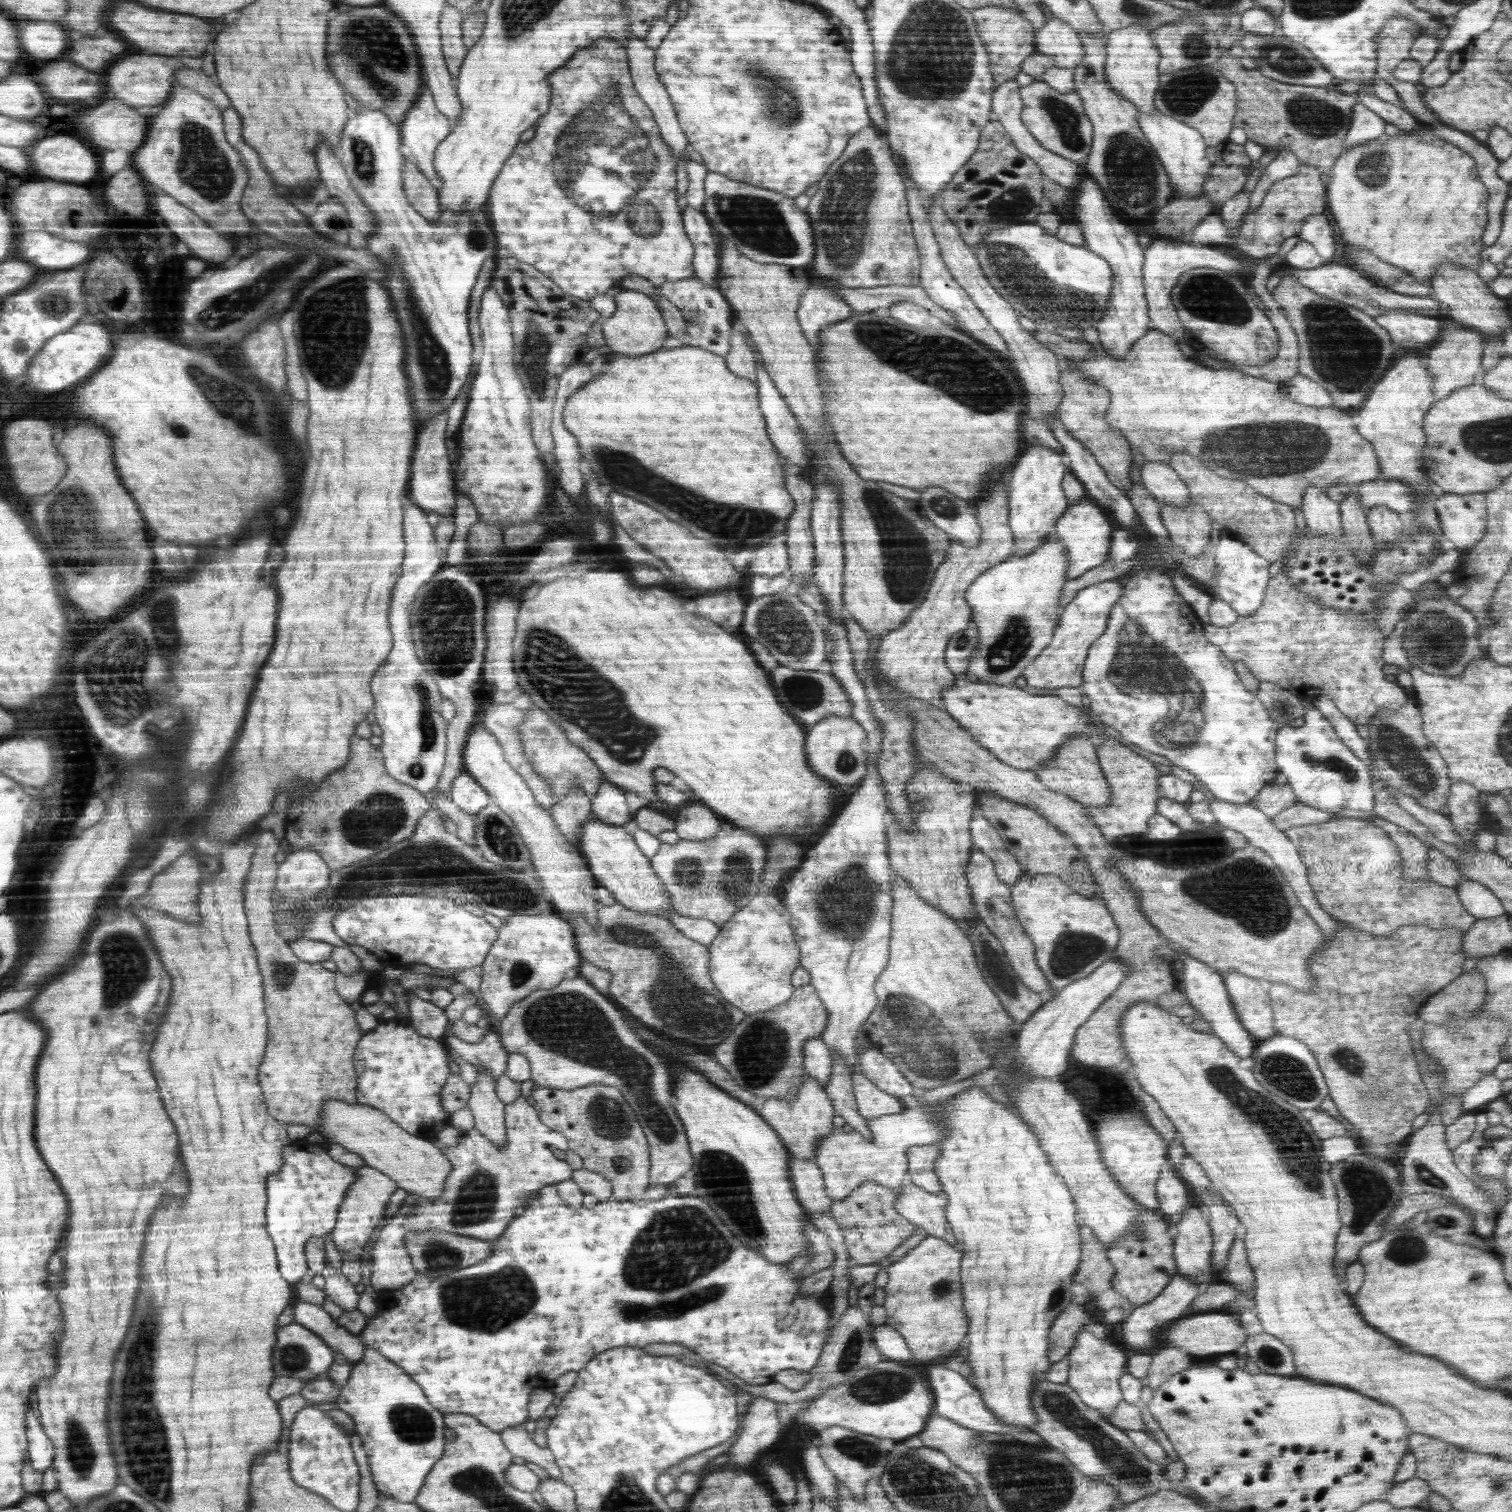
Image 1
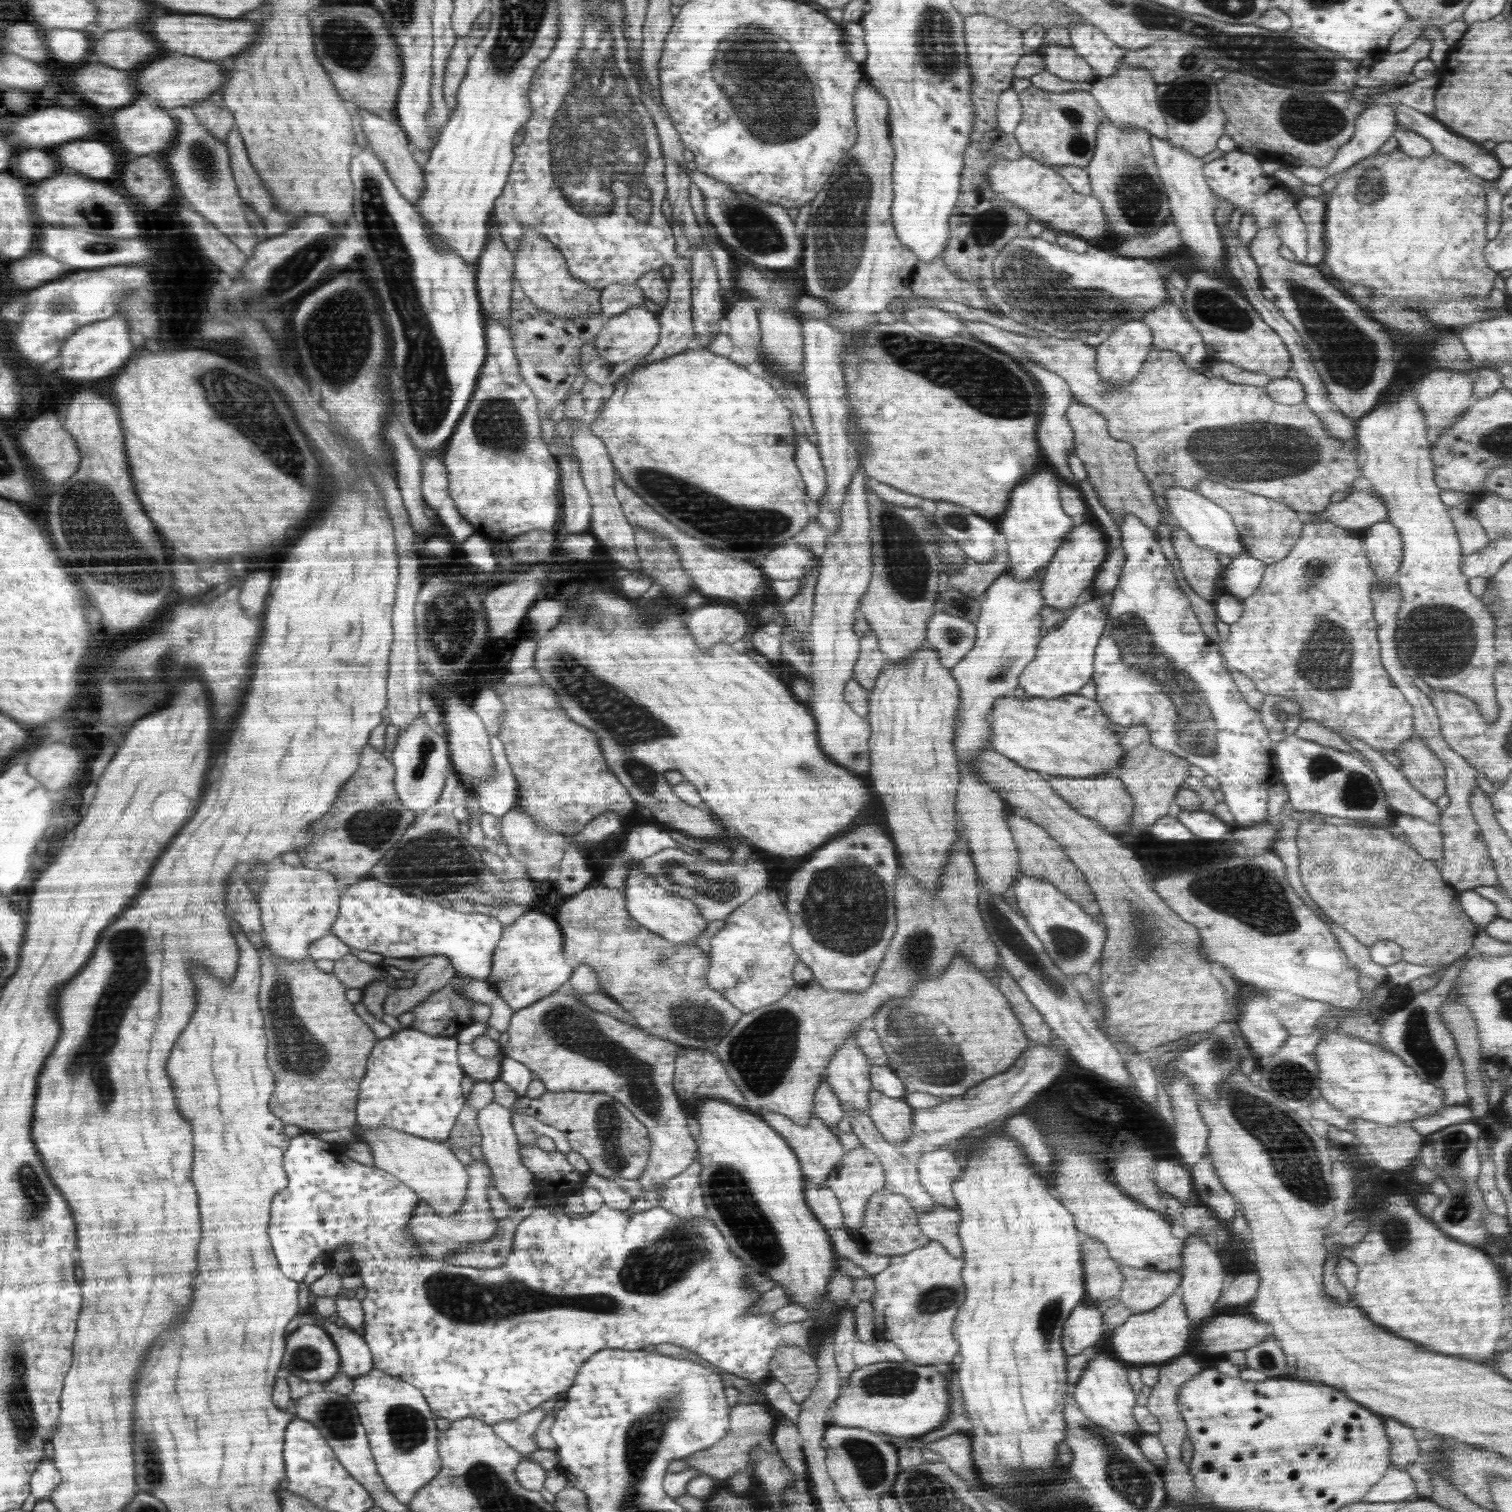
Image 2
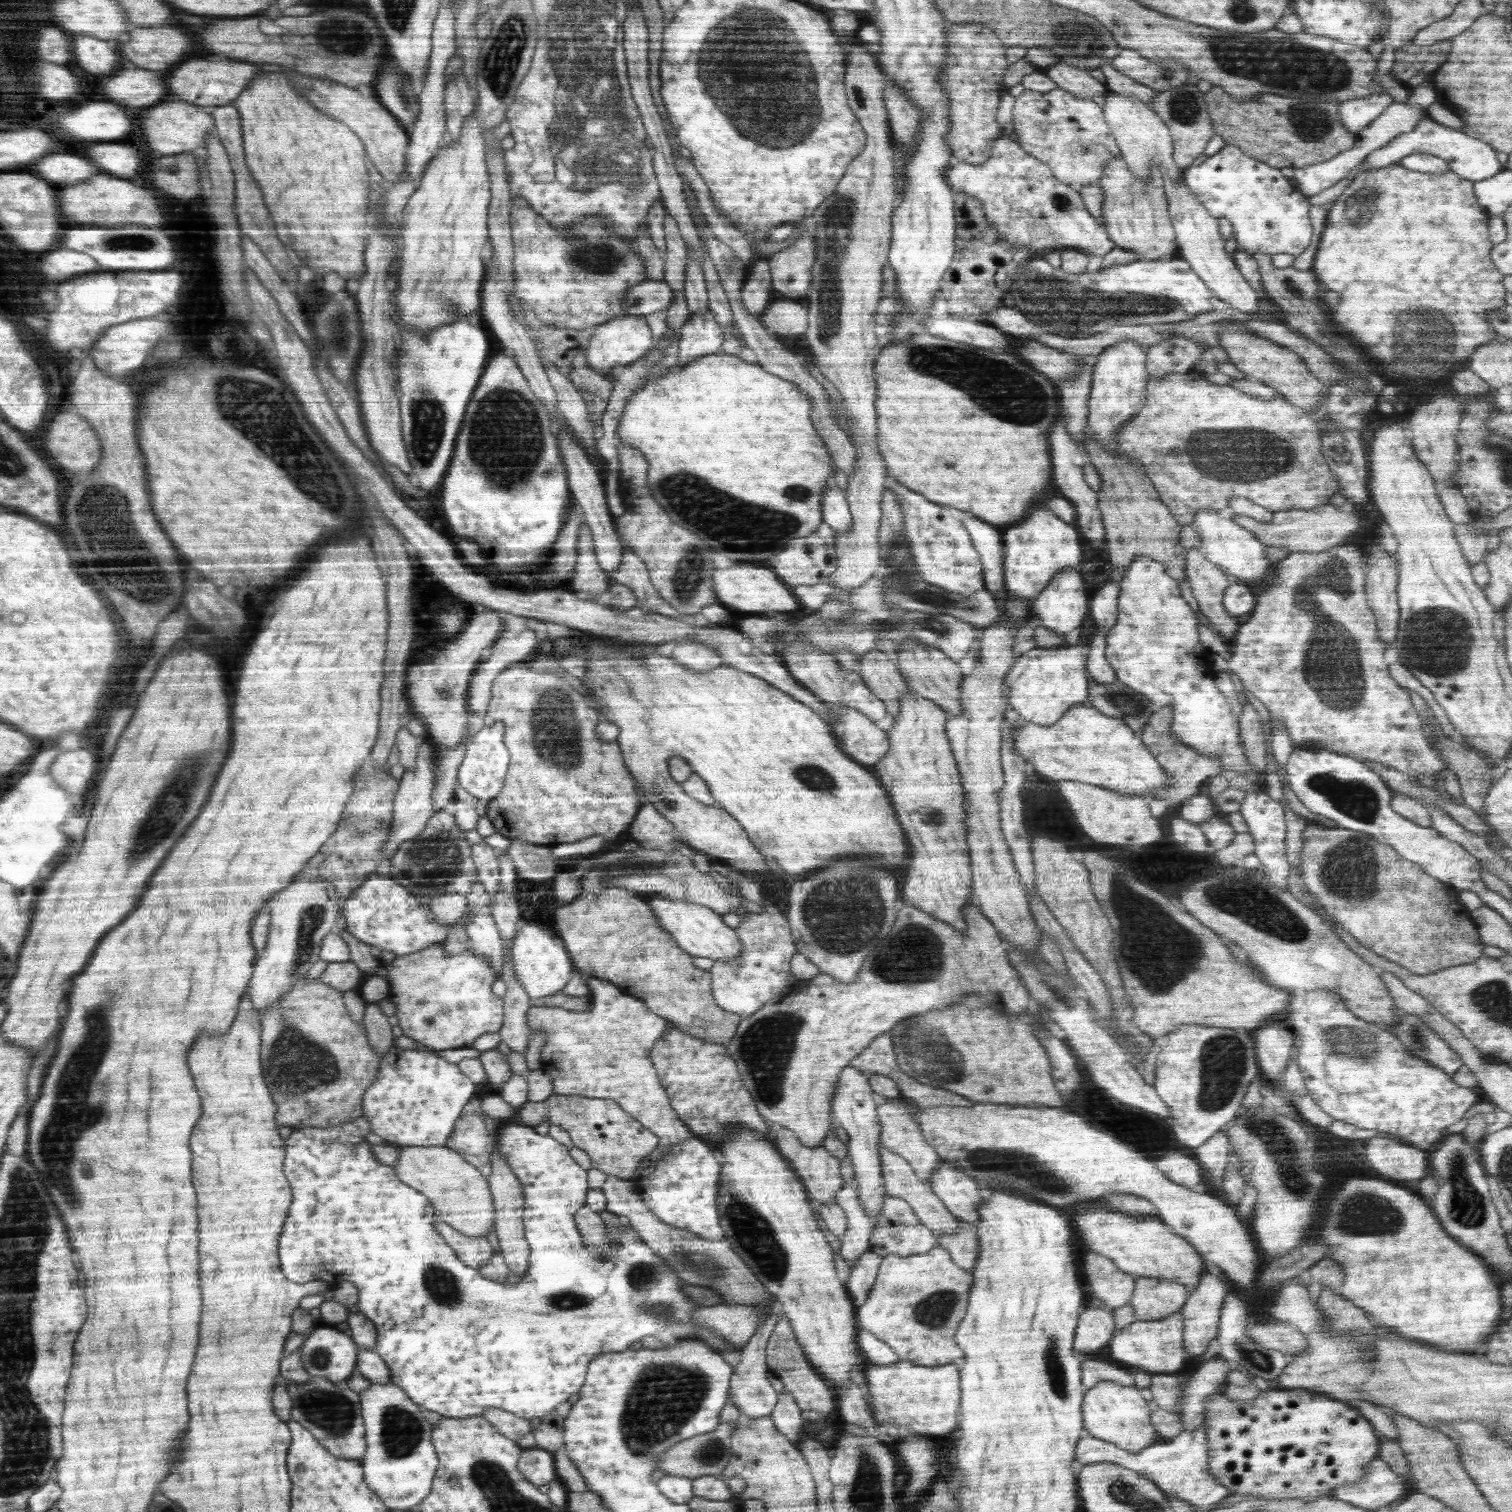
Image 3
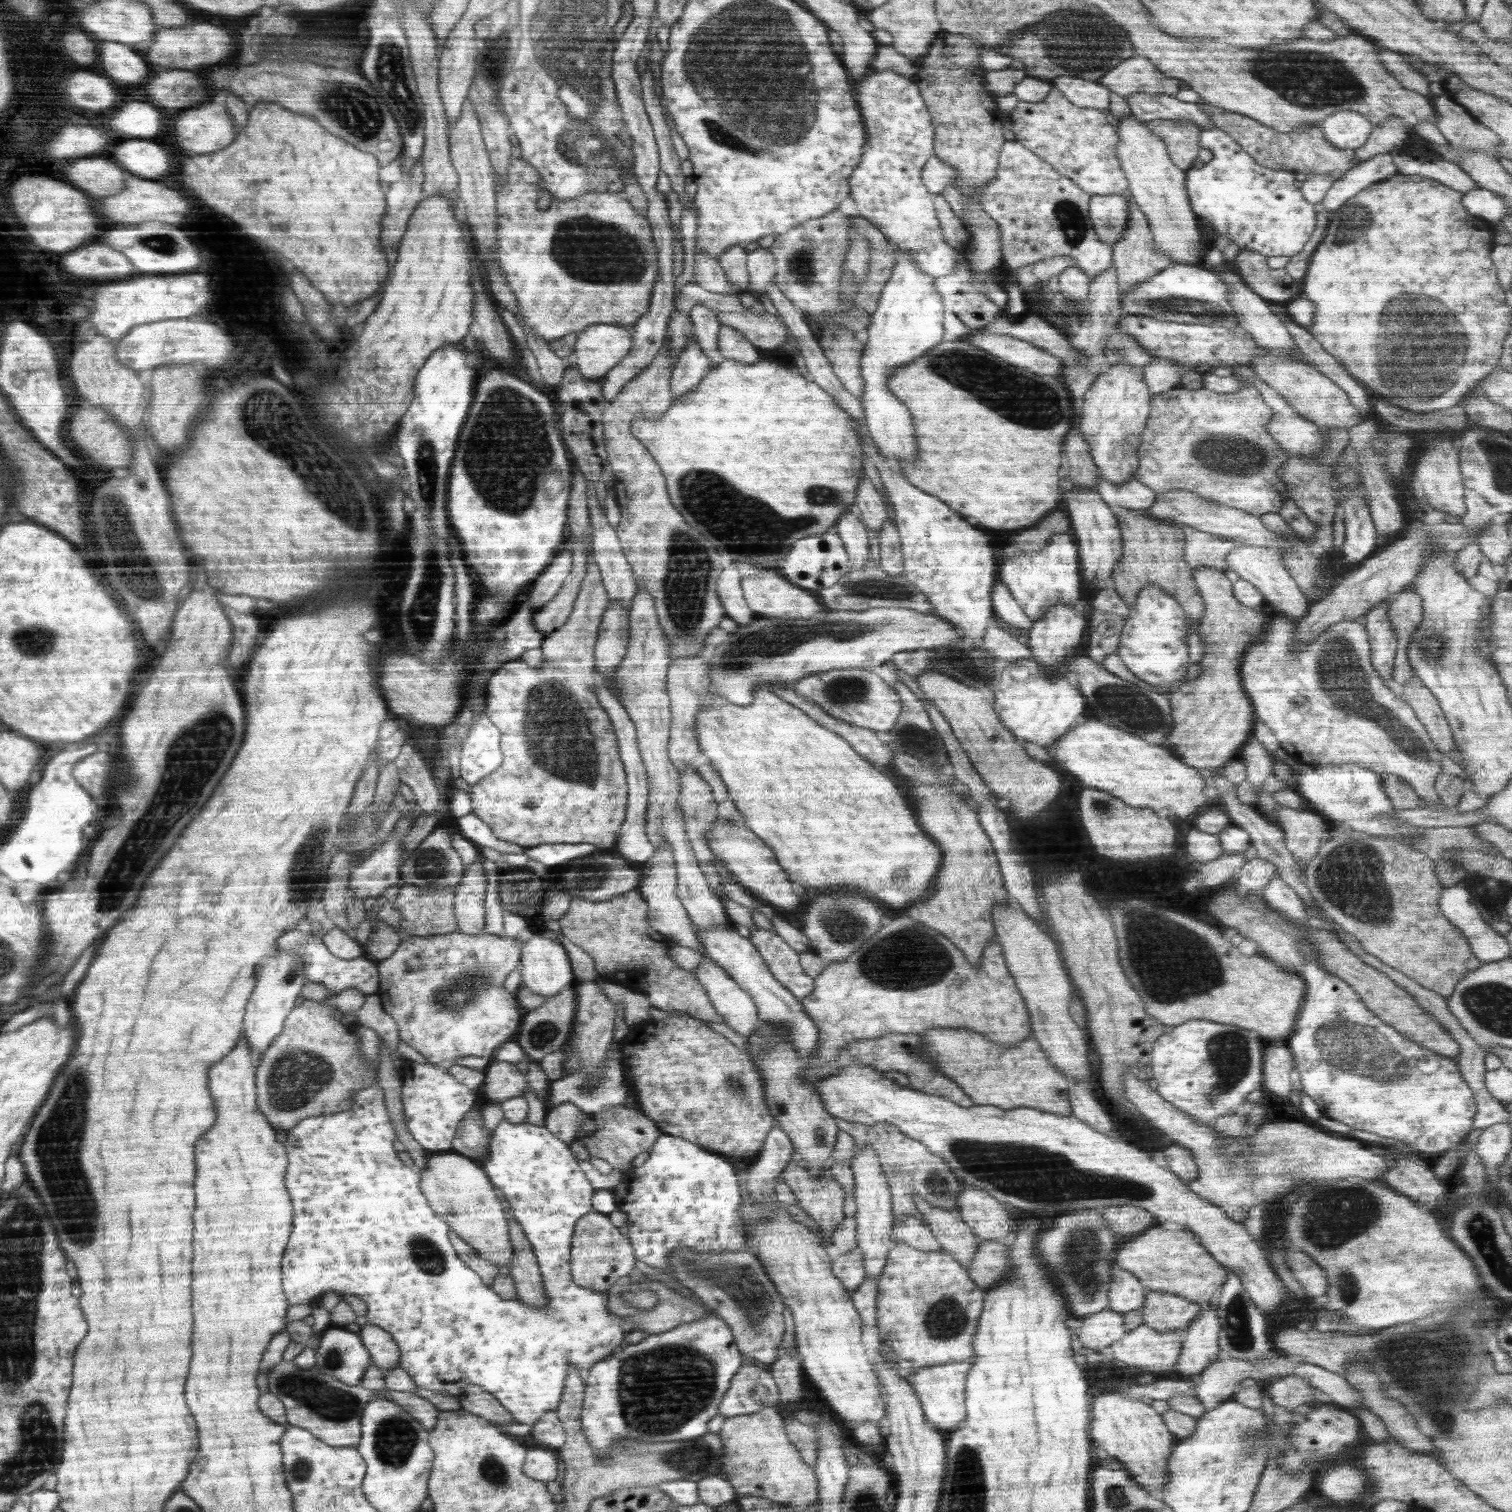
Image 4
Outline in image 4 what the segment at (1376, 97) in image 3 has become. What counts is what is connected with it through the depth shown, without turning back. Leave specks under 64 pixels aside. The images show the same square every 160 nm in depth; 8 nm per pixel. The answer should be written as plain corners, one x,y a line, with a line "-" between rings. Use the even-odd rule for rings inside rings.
1336,112
1321,122
1324,138
1337,149
1360,148
1370,136
1373,124
1358,112

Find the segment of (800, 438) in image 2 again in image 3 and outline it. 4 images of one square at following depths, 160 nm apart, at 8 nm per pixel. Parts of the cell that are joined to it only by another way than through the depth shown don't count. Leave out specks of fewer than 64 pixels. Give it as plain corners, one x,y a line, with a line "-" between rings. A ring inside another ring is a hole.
832,483
826,488
826,494
822,496
821,502
822,516
836,534
848,534
850,528
854,526
852,515
846,501
845,492

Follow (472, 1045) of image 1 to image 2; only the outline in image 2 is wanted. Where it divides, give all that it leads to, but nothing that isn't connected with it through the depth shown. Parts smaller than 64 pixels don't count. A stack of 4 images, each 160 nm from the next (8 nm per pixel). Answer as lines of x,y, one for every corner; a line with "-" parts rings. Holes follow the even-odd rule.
457,1043
457,1045
461,1066
466,1075
473,1079
473,1082
482,1082
482,1080
494,1082
500,1078
502,1054
488,1058
479,1055
472,1045
460,1043

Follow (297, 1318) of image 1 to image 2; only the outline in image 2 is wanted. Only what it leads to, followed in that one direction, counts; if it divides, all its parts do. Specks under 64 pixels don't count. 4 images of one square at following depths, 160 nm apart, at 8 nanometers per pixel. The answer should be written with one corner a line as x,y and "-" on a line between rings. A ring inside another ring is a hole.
311,1312
307,1318
318,1320
317,1325
332,1336
333,1342
340,1351
340,1372
357,1377
372,1370
374,1367
372,1353
363,1340
362,1333
355,1332
349,1327
338,1327
336,1323
329,1323
325,1321
325,1317
314,1312

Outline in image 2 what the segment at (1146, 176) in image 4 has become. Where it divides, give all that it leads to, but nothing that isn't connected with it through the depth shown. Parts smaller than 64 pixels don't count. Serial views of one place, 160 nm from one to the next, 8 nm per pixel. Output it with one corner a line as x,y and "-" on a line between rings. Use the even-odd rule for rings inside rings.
1119,60
1117,71
1109,77
1099,77
1091,83
1089,93
1112,124
1121,129
1144,129
1150,136
1166,139
1167,125
1157,99
1157,84
1149,69
1129,66

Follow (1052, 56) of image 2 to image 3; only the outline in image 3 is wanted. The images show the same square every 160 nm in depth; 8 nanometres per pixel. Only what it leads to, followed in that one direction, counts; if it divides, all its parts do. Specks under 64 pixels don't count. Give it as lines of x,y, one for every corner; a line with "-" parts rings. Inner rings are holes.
1058,61
1044,70
1047,77
1053,80
1058,88
1070,91
1082,98
1092,98
1106,94
1108,88
1090,75
1090,72

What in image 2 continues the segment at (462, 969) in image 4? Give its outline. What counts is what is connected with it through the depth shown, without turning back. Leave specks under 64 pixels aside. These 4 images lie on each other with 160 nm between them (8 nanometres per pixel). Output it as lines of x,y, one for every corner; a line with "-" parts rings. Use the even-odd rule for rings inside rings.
456,973
444,988
410,1011
414,1015
414,1023
406,1028
424,1031
432,1037
454,1037
459,1034
471,1024
470,1010
478,1004
468,999
463,991
472,980
476,979

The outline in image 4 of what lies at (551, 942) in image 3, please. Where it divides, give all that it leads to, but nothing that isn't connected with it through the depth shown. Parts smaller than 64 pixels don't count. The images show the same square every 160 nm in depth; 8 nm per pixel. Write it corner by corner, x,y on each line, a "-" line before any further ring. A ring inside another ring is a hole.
534,936
522,950
522,986
533,994
552,998
574,982
566,950
548,938

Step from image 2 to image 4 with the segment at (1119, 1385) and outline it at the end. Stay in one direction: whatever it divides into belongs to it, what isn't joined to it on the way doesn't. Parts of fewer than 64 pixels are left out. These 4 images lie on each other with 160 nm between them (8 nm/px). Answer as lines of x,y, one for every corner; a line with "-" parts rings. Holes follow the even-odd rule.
1118,1392
1100,1393
1098,1396
1091,1398
1090,1412
1091,1419
1088,1432
1092,1444
1102,1454
1120,1461
1136,1484
1159,1497
1160,1492
1164,1490
1166,1480
1168,1480
1168,1471
1166,1470
1168,1459
1172,1450
1174,1450
1174,1446
1181,1439
1176,1438
1168,1431
1162,1416
1157,1414
1151,1405
1145,1404
1142,1400
1130,1399
1126,1394

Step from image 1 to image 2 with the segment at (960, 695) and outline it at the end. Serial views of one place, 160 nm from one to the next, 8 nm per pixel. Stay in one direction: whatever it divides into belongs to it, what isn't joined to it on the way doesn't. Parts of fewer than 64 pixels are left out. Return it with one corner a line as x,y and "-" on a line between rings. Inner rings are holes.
1067,694
1053,699
1005,696
997,700
987,720
992,731
989,744
995,751
1012,761
1015,760
1018,766
1023,766
1026,770
1037,770
1045,777
1086,778
1110,772
1114,774
1121,765
1124,751
1120,740
1124,738
1127,729
1106,718
1098,702
1080,694

